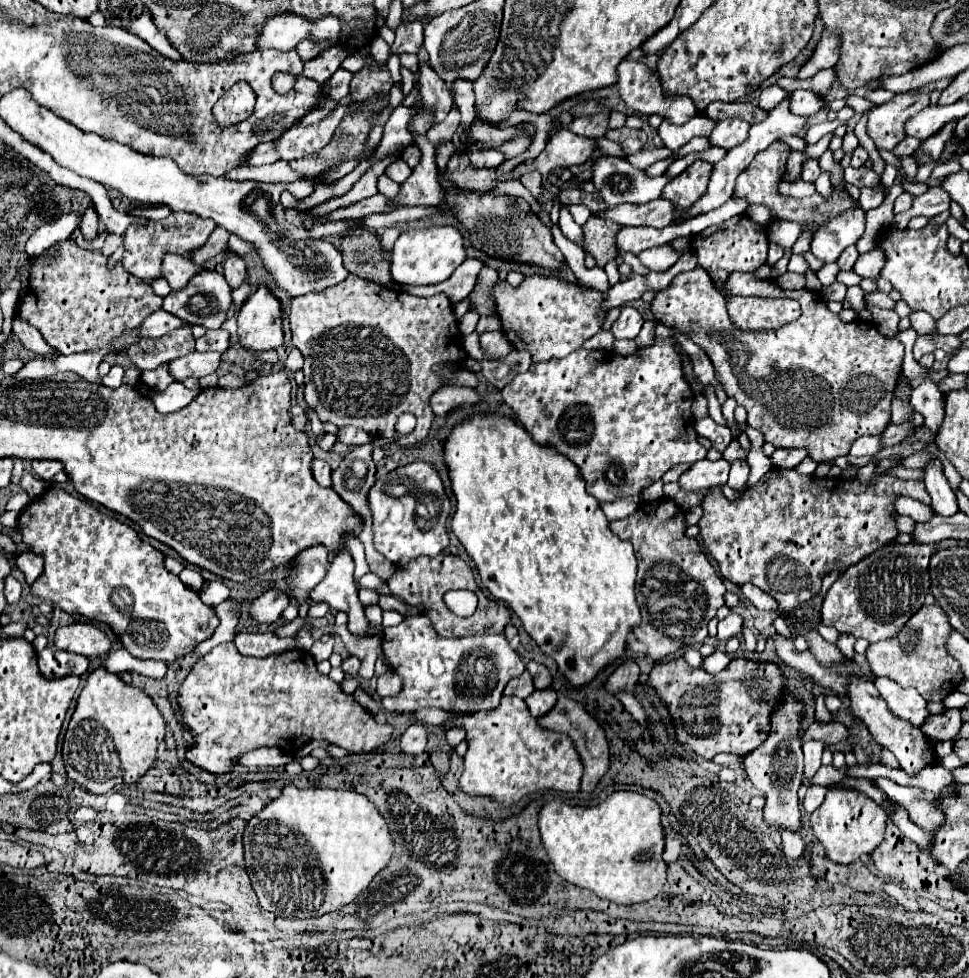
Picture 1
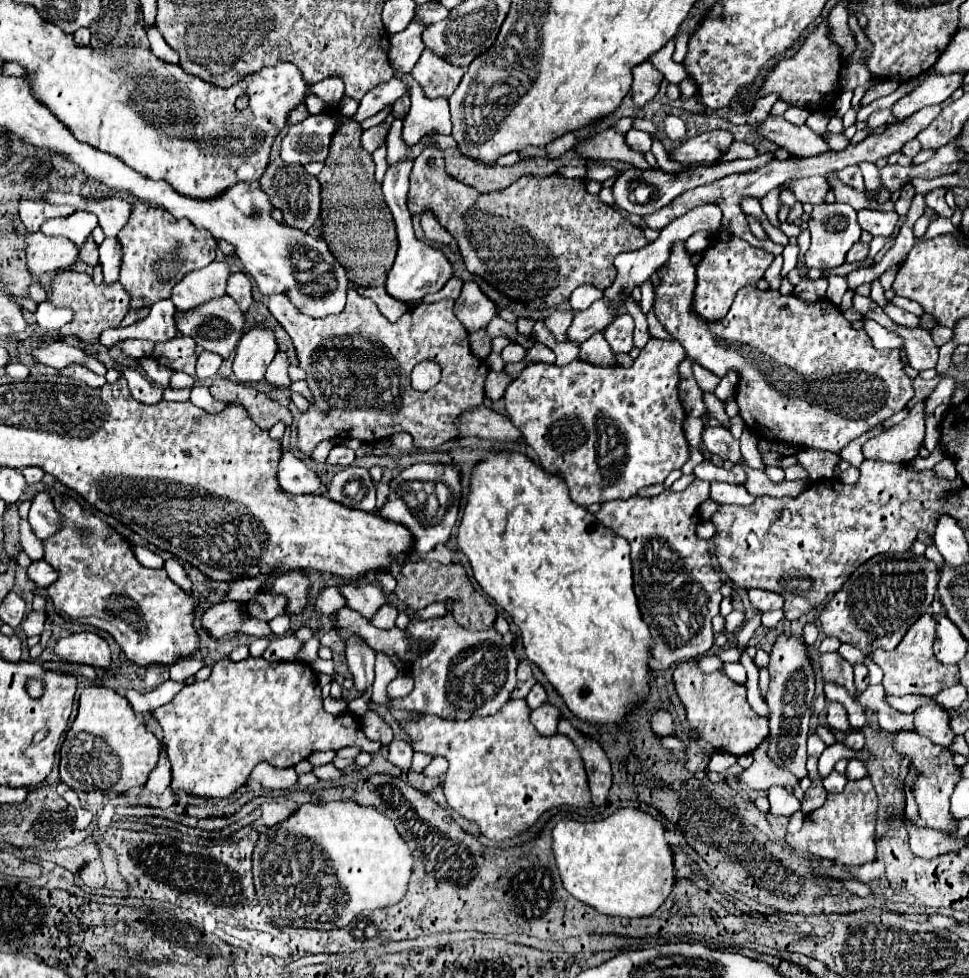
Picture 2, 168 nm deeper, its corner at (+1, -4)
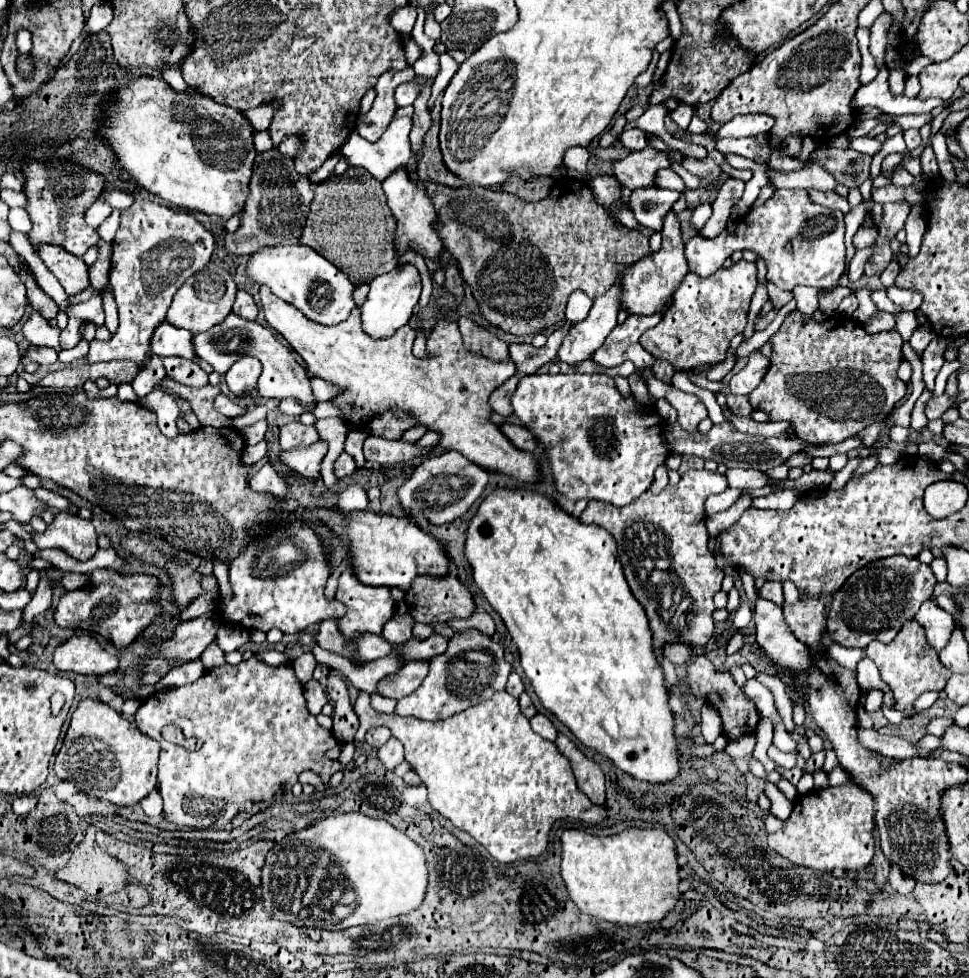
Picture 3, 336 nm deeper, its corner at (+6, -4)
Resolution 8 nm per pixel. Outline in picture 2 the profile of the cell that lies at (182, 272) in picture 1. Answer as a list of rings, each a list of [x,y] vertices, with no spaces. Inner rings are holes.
[[[211,262],[201,270],[191,270],[173,286],[171,300],[175,308],[185,312],[201,302],[223,296],[229,274],[231,272],[225,262]]]

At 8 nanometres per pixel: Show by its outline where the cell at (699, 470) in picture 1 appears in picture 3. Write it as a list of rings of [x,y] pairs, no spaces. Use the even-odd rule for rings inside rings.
[[[734,468],[726,472],[730,488],[764,488],[764,486],[776,486],[776,480],[770,480],[764,472],[756,470],[744,470],[744,468]]]

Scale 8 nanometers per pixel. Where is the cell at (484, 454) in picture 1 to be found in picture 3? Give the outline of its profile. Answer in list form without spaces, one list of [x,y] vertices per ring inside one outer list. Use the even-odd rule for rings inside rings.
[[[496,488],[482,502],[482,506],[478,508],[476,516],[472,518],[472,522],[468,526],[466,558],[472,566],[476,586],[486,596],[490,606],[500,614],[504,626],[508,628],[508,634],[512,636],[514,644],[518,646],[522,668],[524,668],[526,676],[530,678],[530,684],[532,684],[536,696],[540,698],[540,704],[546,710],[550,710],[562,724],[566,724],[570,728],[570,732],[586,748],[592,748],[592,750],[600,752],[602,756],[612,760],[612,764],[616,768],[630,774],[632,778],[646,780],[646,782],[670,782],[670,780],[674,780],[680,774],[680,762],[678,762],[680,756],[678,756],[678,748],[676,748],[678,742],[676,742],[676,734],[674,734],[674,716],[672,716],[670,706],[668,706],[668,688],[664,686],[664,672],[662,672],[662,666],[658,664],[656,654],[654,654],[652,632],[650,632],[650,626],[648,626],[648,618],[644,614],[644,608],[632,596],[632,592],[628,588],[628,582],[624,578],[622,566],[616,558],[614,538],[608,532],[604,532],[604,528],[600,528],[600,526],[582,524],[580,520],[576,520],[574,516],[570,516],[568,512],[564,512],[552,500],[548,500],[546,496],[542,496],[538,492]]]

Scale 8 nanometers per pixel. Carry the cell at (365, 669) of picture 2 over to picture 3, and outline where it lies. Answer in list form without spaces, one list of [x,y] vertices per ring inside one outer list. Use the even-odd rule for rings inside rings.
[[[360,692],[354,712],[360,720],[360,728],[353,741],[357,749],[364,742],[368,728],[386,726],[392,736],[398,738],[404,746],[404,760],[410,764],[410,770],[420,776],[428,788],[428,802],[432,808],[450,820],[456,828],[468,832],[478,844],[482,844],[490,856],[500,864],[512,864],[520,860],[532,860],[546,852],[550,830],[558,820],[582,820],[590,826],[598,826],[606,820],[608,808],[588,802],[576,786],[572,768],[568,760],[556,750],[554,742],[546,742],[542,736],[534,734],[528,718],[520,712],[518,700],[508,692],[496,692],[492,698],[470,706],[446,720],[426,722],[412,716],[398,714],[380,714],[370,706],[370,696]]]

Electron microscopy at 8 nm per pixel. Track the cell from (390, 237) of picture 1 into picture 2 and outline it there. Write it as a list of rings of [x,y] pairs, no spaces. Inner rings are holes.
[[[425,146],[423,152],[415,158],[411,172],[409,212],[423,214],[425,210],[433,210],[441,226],[457,240],[459,252],[469,272],[479,274],[499,292],[529,302],[531,308],[555,308],[581,284],[609,288],[615,278],[615,256],[643,248],[647,244],[643,228],[633,226],[617,210],[589,194],[583,180],[571,180],[559,174],[547,178],[523,176],[505,190],[481,194],[445,174],[443,150],[437,146]]]

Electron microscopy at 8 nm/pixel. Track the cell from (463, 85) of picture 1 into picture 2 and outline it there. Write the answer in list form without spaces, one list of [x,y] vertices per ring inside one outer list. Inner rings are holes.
[[[425,48],[419,64],[411,70],[411,76],[421,84],[427,98],[449,98],[463,74],[463,68],[451,66],[443,58],[435,56],[429,48]]]

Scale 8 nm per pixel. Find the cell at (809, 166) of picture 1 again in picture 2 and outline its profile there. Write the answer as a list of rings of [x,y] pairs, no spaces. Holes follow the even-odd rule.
[[[815,176],[815,178],[799,178],[793,184],[793,194],[799,202],[811,202],[811,204],[821,204],[825,200],[825,194],[829,190],[829,184],[823,176]]]

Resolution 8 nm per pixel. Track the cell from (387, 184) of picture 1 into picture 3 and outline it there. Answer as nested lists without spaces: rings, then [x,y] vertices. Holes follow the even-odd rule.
[[[408,66],[406,70],[402,72],[386,72],[378,78],[374,90],[376,90],[376,100],[372,104],[372,108],[362,114],[358,118],[358,128],[356,132],[366,138],[368,142],[376,142],[380,140],[380,136],[384,134],[384,130],[388,128],[388,124],[392,122],[394,118],[394,112],[396,112],[396,102],[394,102],[394,90],[398,84],[402,82],[410,82],[414,78],[414,72],[412,68]]]

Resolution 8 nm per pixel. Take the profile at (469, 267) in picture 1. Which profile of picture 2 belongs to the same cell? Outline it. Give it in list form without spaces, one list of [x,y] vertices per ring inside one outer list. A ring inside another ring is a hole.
[[[451,278],[439,292],[427,294],[423,298],[423,302],[434,303],[443,300],[443,298],[453,298],[453,300],[457,300],[459,294],[461,294],[461,288],[463,288],[463,280],[461,280],[461,278]]]

